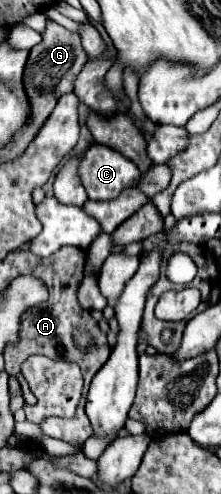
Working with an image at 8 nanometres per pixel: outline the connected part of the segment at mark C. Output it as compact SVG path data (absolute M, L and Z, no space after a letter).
M92 144L80 160L78 174L80 174L82 186L86 188L90 200L110 200L110 198L116 198L124 188L134 186L138 182L140 170L138 170L138 166L134 166L134 162L130 162L126 156L112 150L110 146Z

